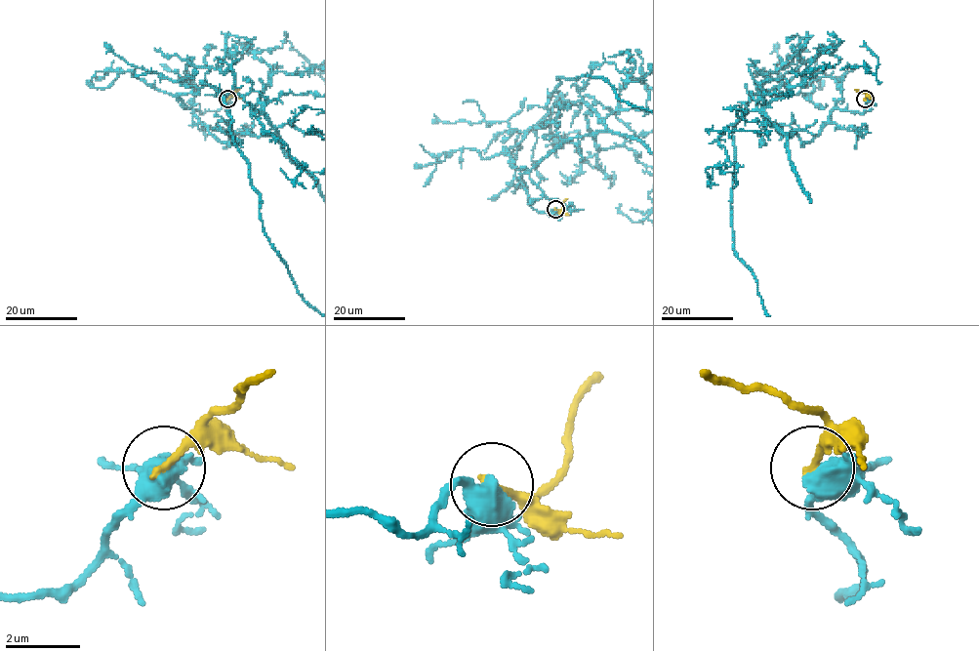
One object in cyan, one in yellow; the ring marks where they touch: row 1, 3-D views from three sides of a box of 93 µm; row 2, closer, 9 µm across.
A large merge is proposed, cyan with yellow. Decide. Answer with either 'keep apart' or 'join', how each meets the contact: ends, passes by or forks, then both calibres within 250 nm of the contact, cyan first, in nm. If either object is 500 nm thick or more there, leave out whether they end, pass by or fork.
keep apart | cyan forks | yellow ends | 440/220 nm

